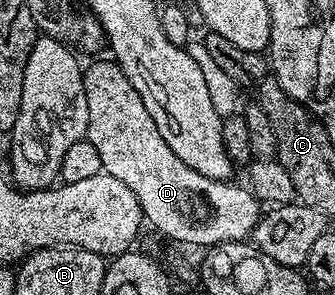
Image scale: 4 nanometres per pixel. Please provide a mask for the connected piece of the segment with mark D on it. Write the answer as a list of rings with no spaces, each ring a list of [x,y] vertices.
[[[106,58],[88,66],[83,72],[84,92],[88,102],[88,130],[86,139],[92,142],[99,151],[102,171],[118,178],[119,182],[126,183],[131,192],[135,194],[140,203],[142,217],[149,221],[163,234],[177,244],[193,242],[205,245],[208,248],[214,244],[227,241],[244,241],[252,235],[255,225],[263,215],[263,208],[259,200],[244,185],[233,184],[231,180],[207,178],[199,174],[191,166],[180,161],[174,151],[164,141],[155,124],[154,118],[143,106],[138,92],[131,86],[130,80],[122,72],[116,61]]]

